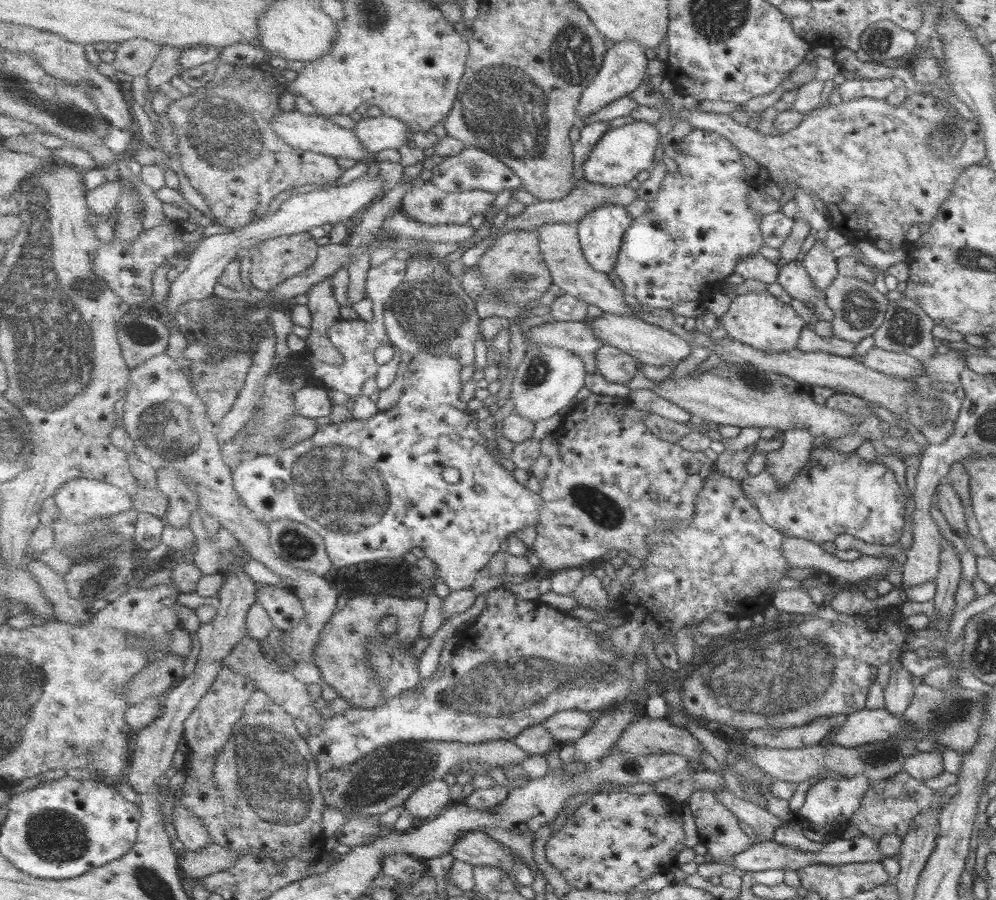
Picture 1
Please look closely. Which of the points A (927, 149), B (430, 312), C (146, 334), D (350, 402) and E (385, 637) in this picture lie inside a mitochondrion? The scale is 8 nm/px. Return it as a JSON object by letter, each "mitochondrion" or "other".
{"A":"mitochondrion","B":"mitochondrion","C":"mitochondrion","D":"other","E":"other"}

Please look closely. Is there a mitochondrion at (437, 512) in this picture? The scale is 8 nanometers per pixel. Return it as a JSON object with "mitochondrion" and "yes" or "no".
{"mitochondrion":"no"}

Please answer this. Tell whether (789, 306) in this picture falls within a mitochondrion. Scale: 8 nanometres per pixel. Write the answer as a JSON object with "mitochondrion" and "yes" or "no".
{"mitochondrion":"no"}

